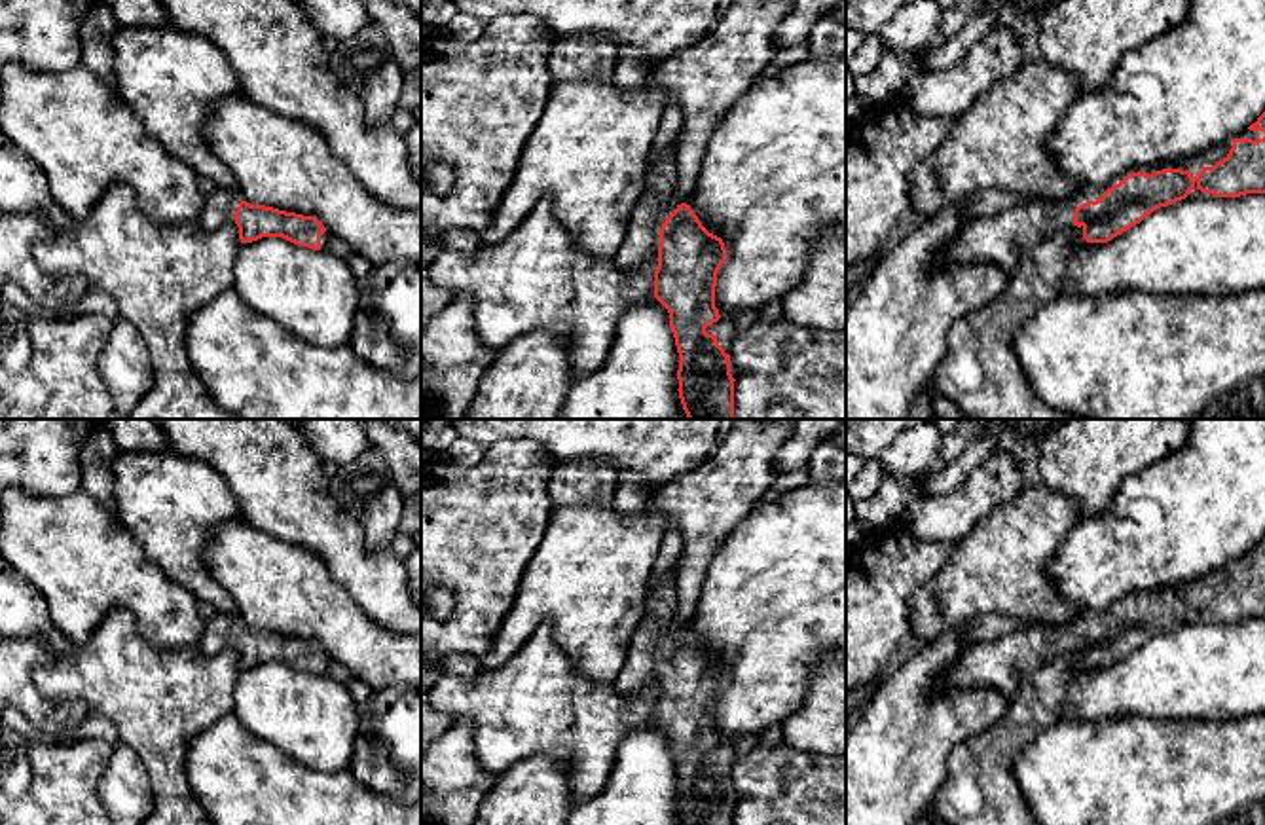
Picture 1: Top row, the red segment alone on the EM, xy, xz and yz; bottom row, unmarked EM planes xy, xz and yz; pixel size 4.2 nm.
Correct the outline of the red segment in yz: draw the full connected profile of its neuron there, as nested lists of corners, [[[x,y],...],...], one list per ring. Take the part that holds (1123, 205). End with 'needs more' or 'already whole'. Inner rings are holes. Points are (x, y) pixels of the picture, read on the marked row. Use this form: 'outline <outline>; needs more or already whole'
outline [[[1191,171],[1132,173],[1108,190],[1062,201],[1026,201],[992,216],[971,220],[929,269],[990,262],[1009,275],[1058,229],[1077,226],[1087,243],[1108,243],[1153,211],[1182,201],[1195,188]]]; needs more

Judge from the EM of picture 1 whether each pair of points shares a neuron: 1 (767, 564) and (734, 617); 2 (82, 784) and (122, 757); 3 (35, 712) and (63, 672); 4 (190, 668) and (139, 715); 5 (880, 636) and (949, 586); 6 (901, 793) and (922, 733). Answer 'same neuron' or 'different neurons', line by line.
1: same neuron
2: different neurons
3: different neurons
4: same neuron
5: different neurons
6: same neuron

